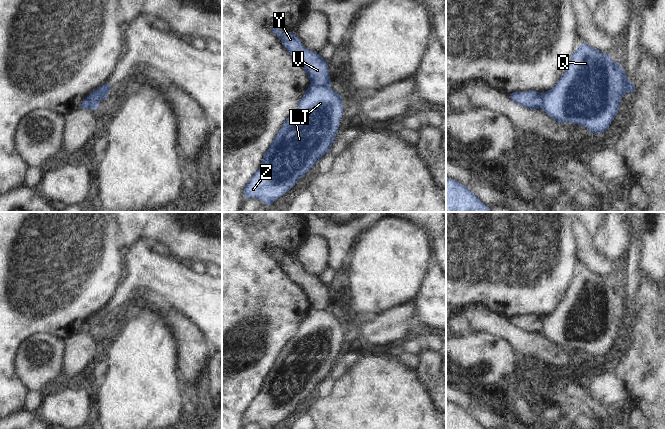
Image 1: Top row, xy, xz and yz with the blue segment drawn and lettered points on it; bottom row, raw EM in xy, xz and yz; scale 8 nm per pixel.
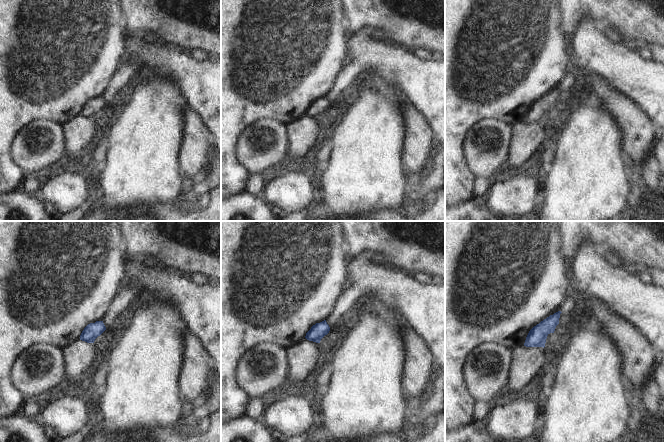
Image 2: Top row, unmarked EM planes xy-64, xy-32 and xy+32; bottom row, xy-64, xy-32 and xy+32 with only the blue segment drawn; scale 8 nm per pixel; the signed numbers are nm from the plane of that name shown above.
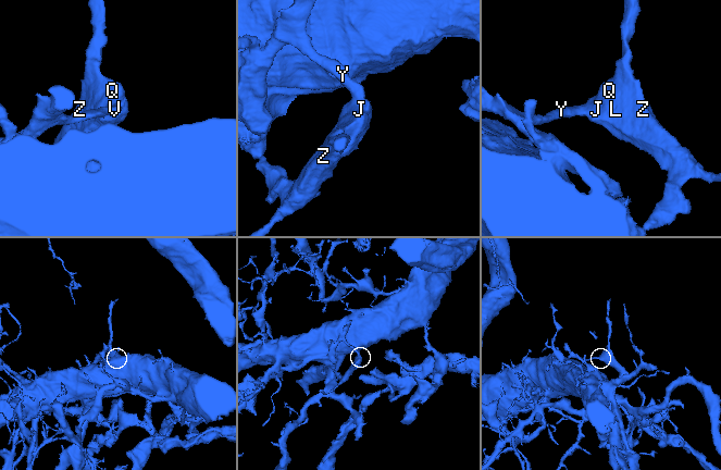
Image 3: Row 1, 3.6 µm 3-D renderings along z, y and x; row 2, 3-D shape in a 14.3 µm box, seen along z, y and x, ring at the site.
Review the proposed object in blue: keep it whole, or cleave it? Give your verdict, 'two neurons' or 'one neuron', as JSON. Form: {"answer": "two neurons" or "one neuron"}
{"answer": "two neurons"}

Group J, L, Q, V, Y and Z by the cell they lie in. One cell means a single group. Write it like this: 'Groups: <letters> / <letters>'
Groups: J L Q Z / V Y

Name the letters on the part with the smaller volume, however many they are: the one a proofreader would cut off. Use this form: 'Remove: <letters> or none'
Remove: V, Y

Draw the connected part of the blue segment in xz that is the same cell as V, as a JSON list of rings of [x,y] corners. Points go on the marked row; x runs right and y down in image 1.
[[[274,27],[272,31],[280,37],[288,53],[303,66],[311,84],[316,86],[331,85],[328,61],[324,60],[320,54],[307,49],[296,34],[282,33],[278,27]]]

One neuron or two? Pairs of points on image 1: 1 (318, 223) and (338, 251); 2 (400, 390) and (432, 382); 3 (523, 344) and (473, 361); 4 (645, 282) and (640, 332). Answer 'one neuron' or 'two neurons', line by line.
1: one neuron
2: two neurons
3: two neurons
4: one neuron

